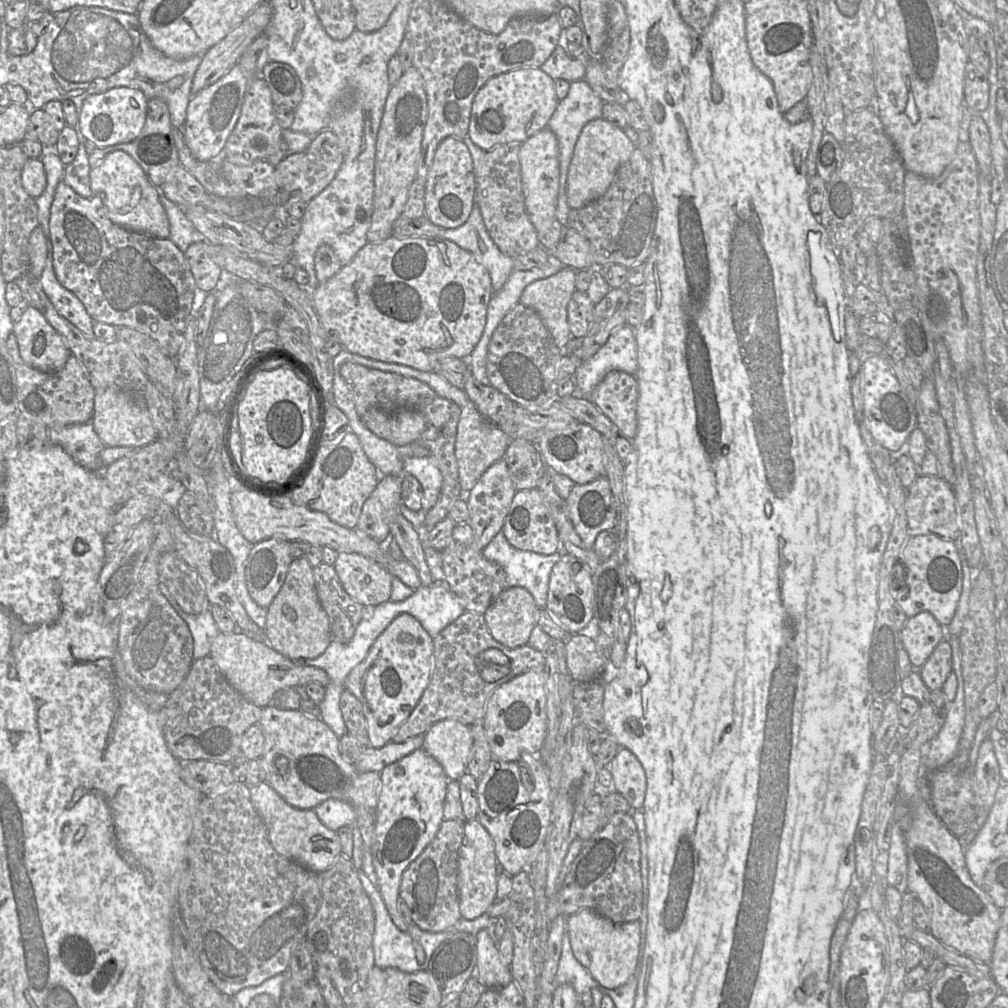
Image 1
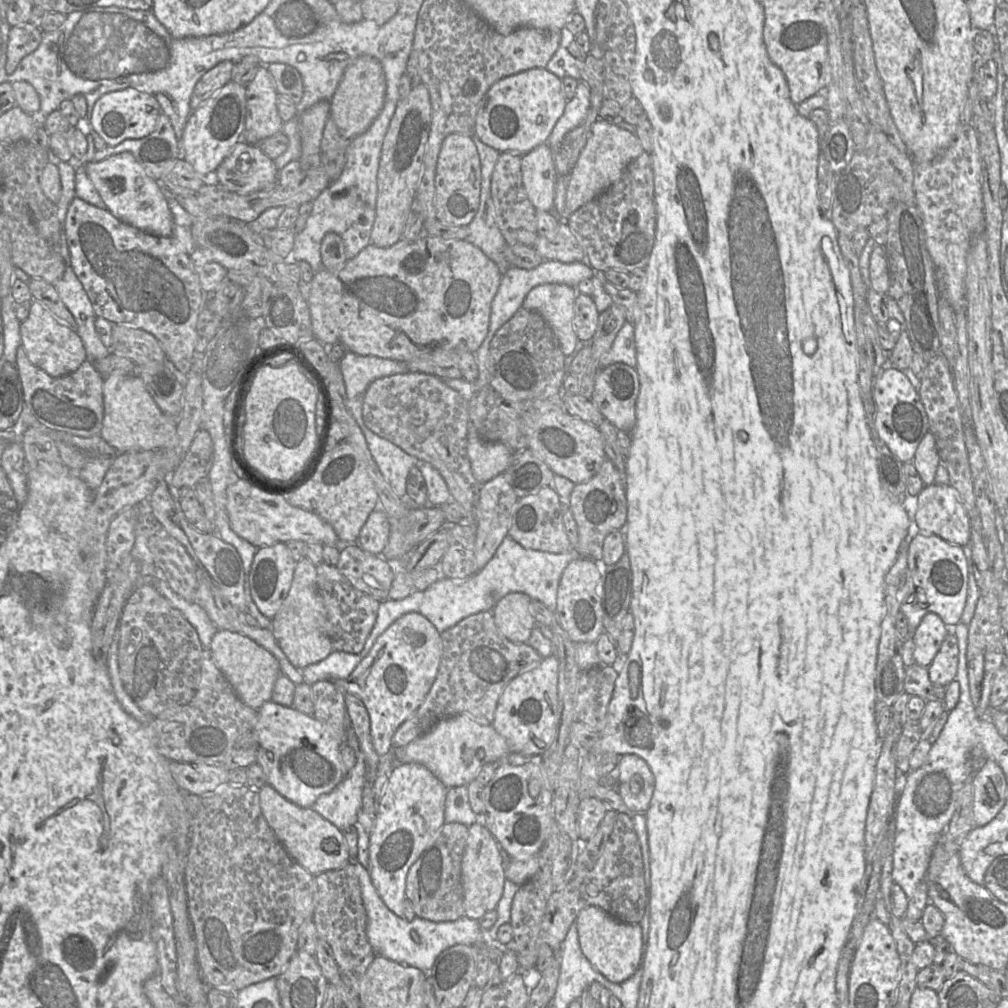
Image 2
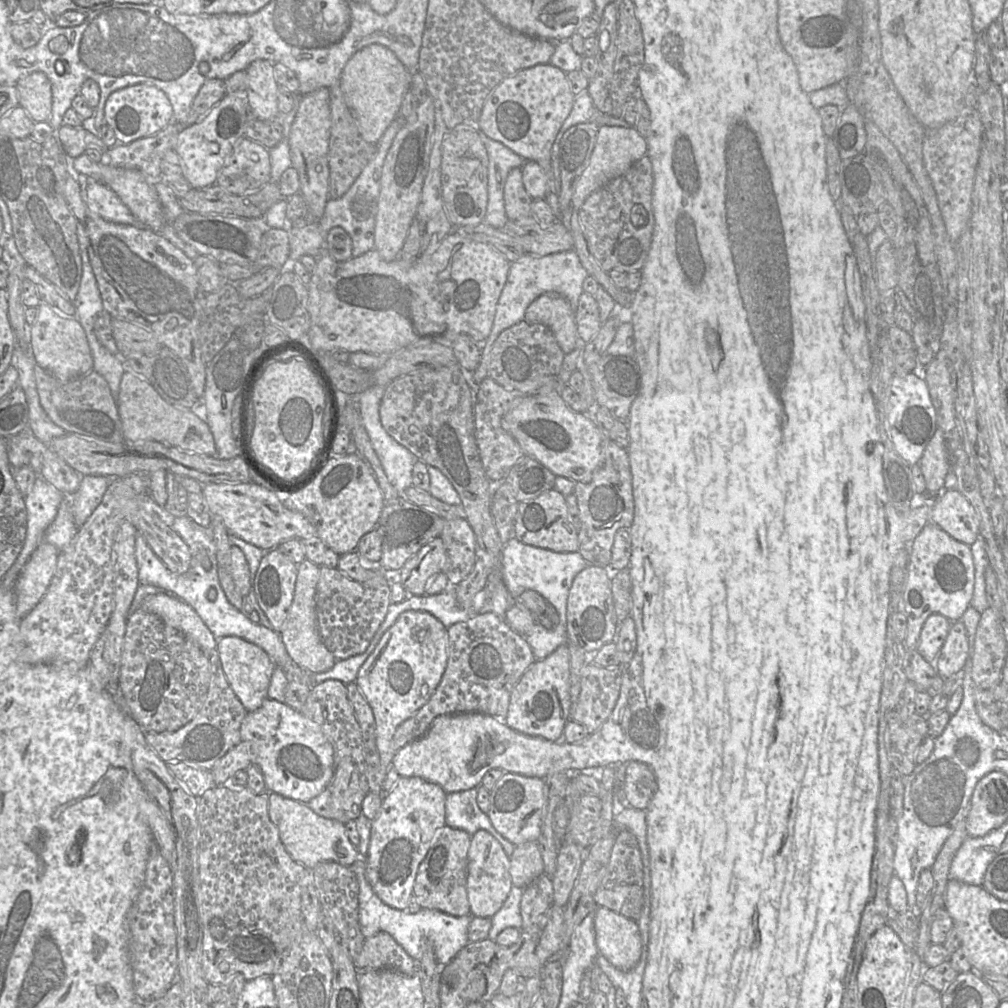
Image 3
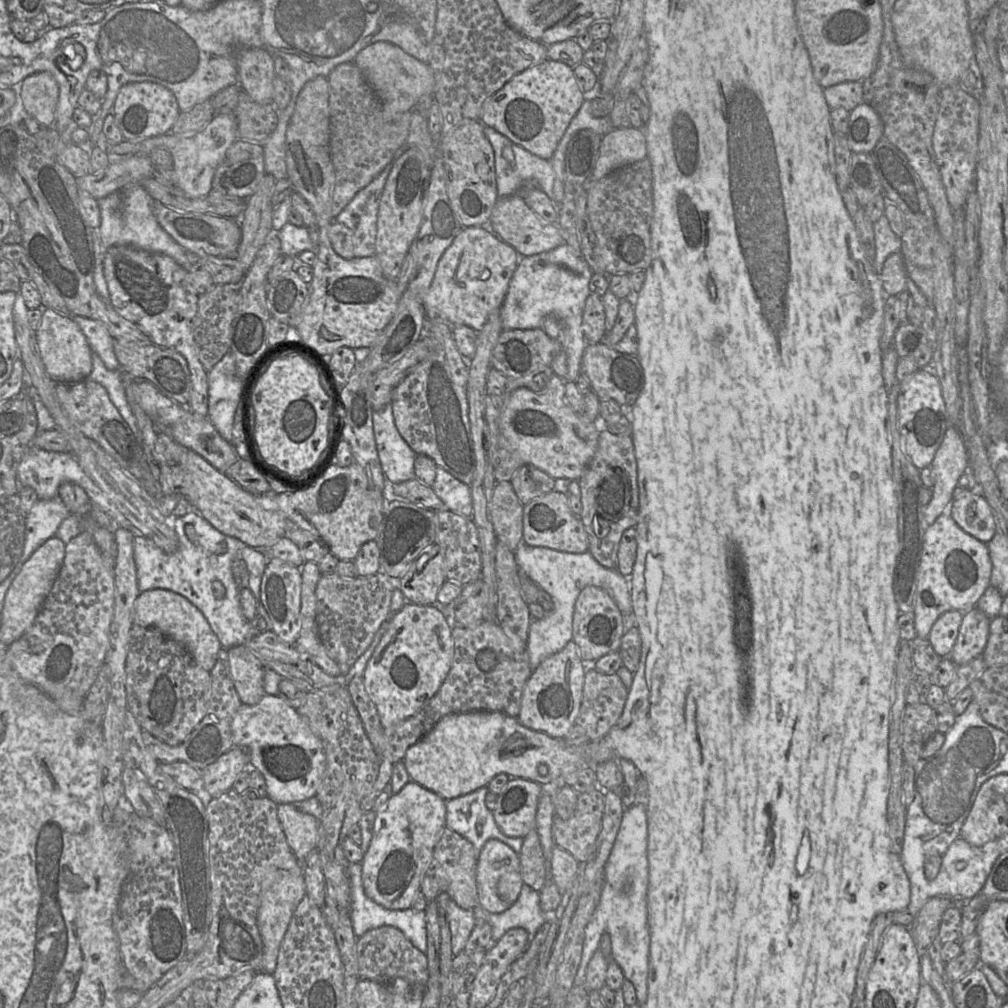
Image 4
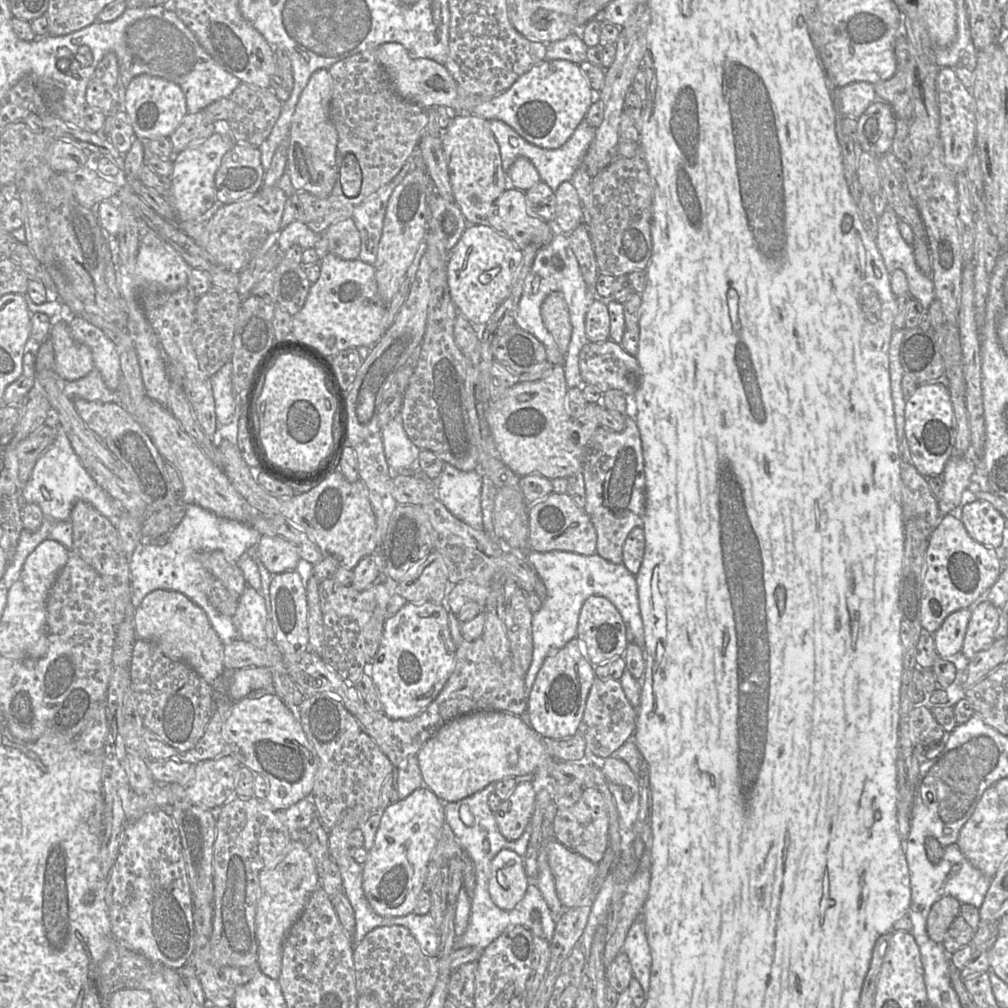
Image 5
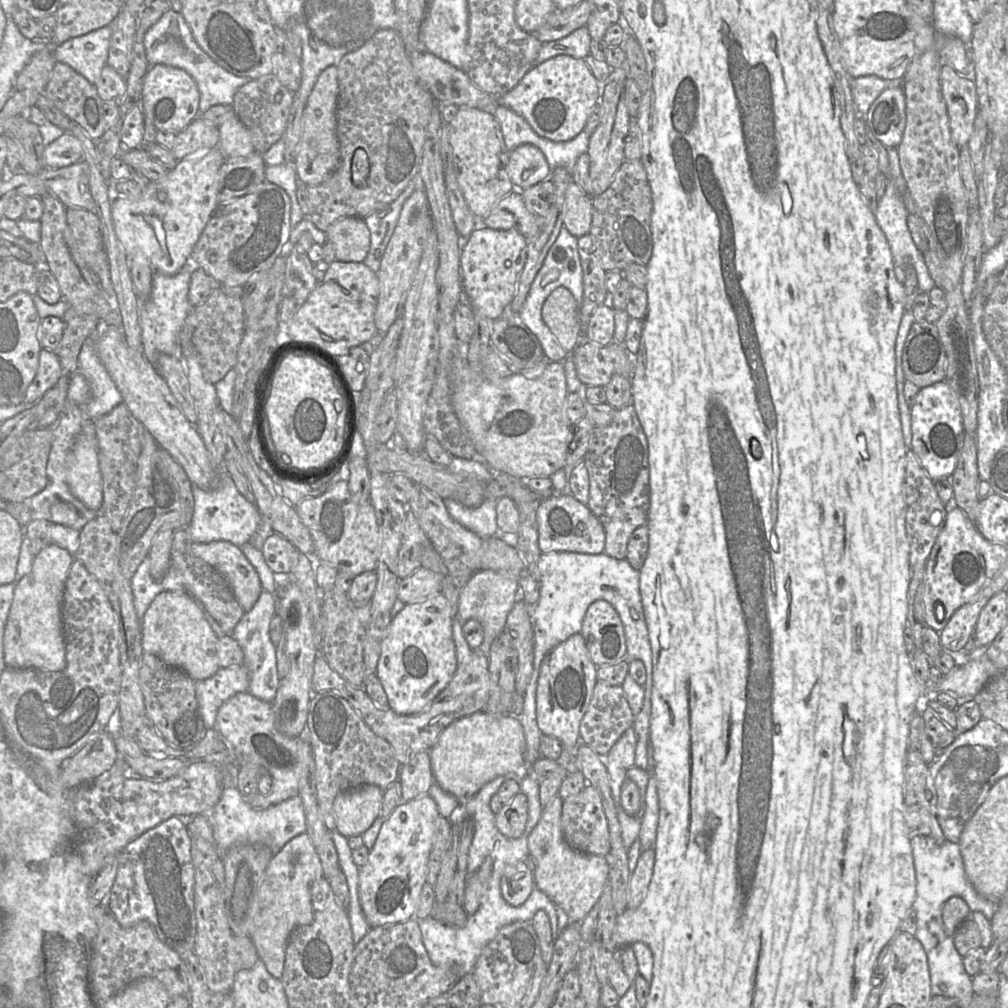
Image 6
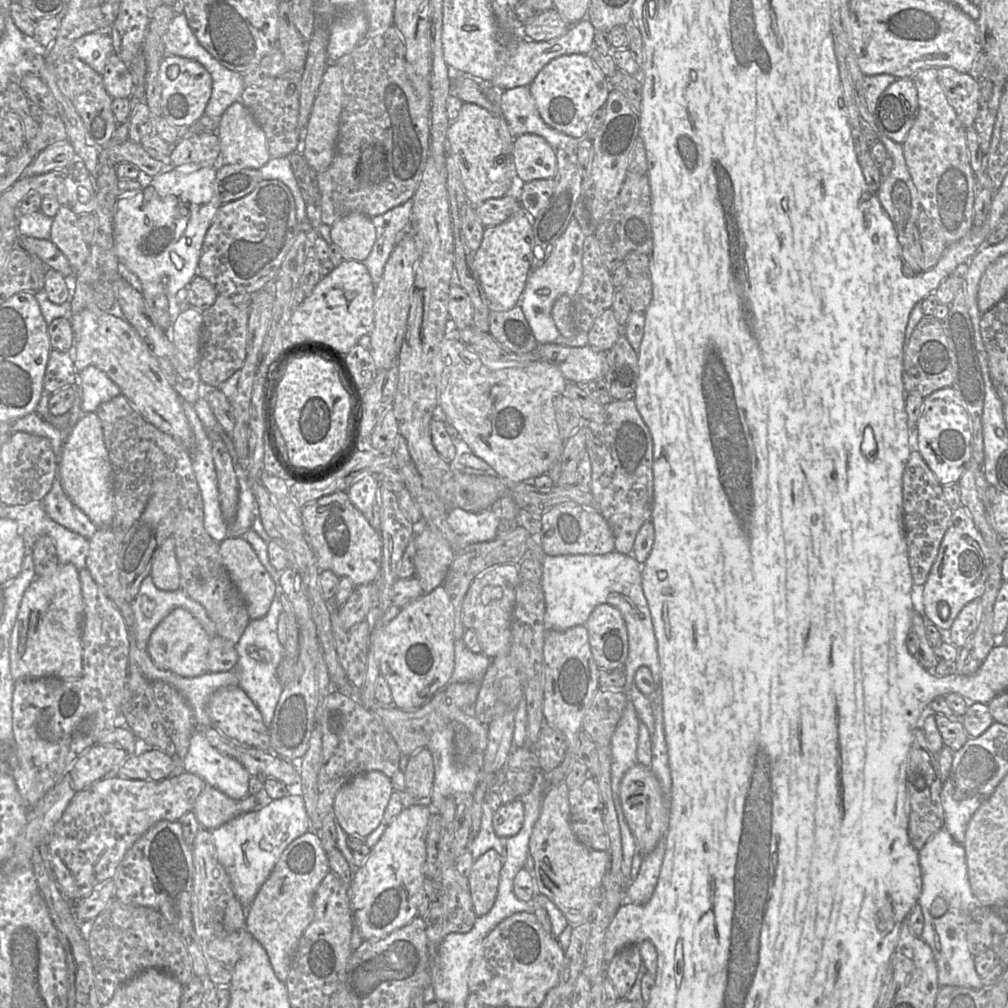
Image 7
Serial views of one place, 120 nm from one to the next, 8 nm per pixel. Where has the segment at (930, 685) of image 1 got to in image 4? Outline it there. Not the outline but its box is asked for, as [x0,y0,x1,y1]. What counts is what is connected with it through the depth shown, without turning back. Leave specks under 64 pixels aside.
[949,607,991,665]

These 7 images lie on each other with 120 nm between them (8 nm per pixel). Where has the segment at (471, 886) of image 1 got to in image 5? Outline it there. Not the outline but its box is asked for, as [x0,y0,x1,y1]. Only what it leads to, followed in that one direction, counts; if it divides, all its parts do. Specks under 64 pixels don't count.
[489,849,531,910]

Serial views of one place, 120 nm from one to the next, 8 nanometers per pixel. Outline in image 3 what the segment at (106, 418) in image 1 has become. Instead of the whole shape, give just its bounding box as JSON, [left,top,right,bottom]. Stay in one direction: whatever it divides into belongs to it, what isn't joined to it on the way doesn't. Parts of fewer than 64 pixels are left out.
[116,372,216,455]

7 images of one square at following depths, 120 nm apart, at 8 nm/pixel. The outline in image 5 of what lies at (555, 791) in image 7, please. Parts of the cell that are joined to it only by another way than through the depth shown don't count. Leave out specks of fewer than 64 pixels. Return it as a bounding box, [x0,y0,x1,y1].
[546,838,597,909]

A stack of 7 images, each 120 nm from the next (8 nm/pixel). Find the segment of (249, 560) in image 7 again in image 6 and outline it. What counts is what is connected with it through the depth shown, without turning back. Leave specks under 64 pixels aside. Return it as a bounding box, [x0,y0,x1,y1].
[190,541,263,612]

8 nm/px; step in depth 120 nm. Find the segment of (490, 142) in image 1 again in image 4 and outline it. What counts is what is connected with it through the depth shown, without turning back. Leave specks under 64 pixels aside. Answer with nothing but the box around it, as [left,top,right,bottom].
[479,59,584,160]

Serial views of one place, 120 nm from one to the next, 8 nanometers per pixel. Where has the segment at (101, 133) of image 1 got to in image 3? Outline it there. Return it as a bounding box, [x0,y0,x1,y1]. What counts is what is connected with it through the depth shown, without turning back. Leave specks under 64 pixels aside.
[104,84,173,144]

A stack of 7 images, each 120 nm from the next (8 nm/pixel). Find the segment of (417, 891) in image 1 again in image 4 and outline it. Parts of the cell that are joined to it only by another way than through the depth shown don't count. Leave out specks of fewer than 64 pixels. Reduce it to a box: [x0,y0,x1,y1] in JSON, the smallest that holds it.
[420,827,478,910]

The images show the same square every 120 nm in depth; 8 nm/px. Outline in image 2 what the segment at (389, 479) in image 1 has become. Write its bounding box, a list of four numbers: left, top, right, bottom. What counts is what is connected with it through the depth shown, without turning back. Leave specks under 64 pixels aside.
[357,509,390,556]

